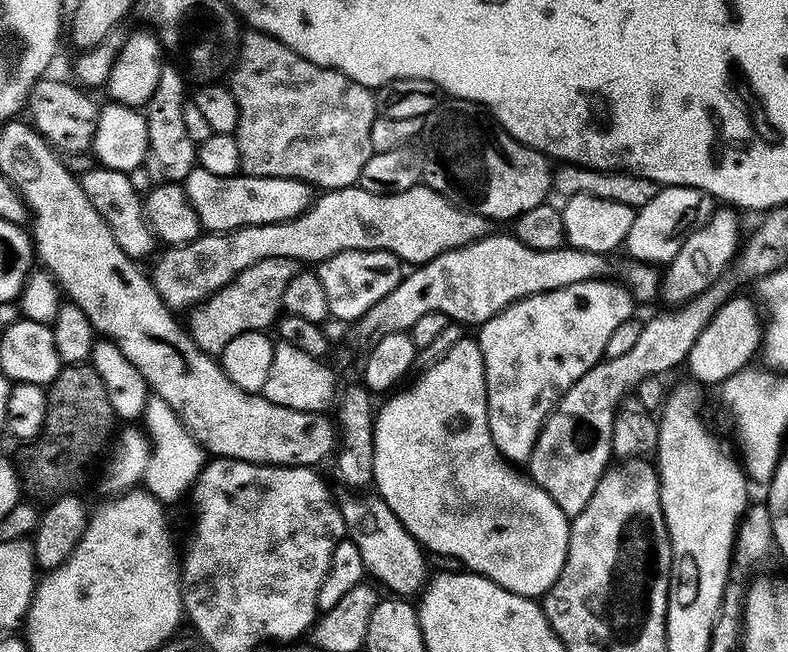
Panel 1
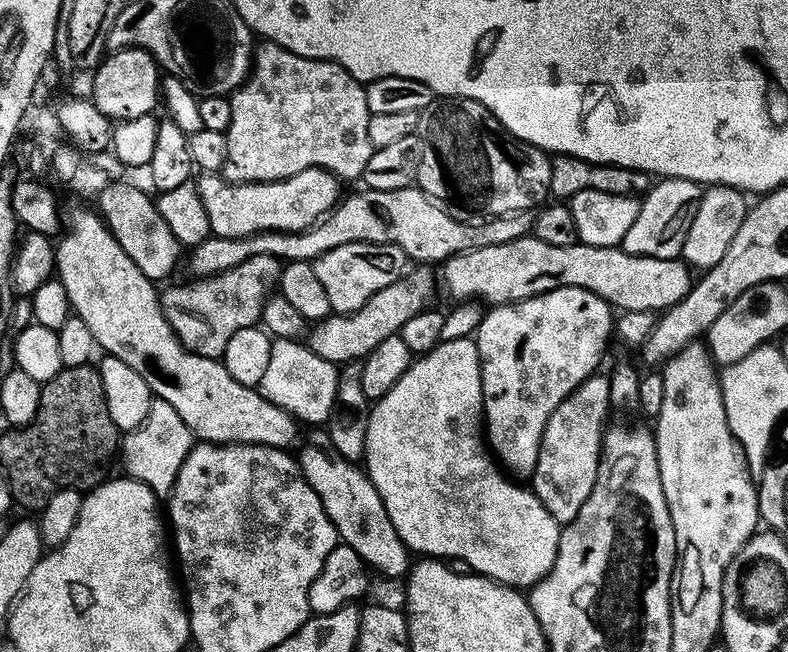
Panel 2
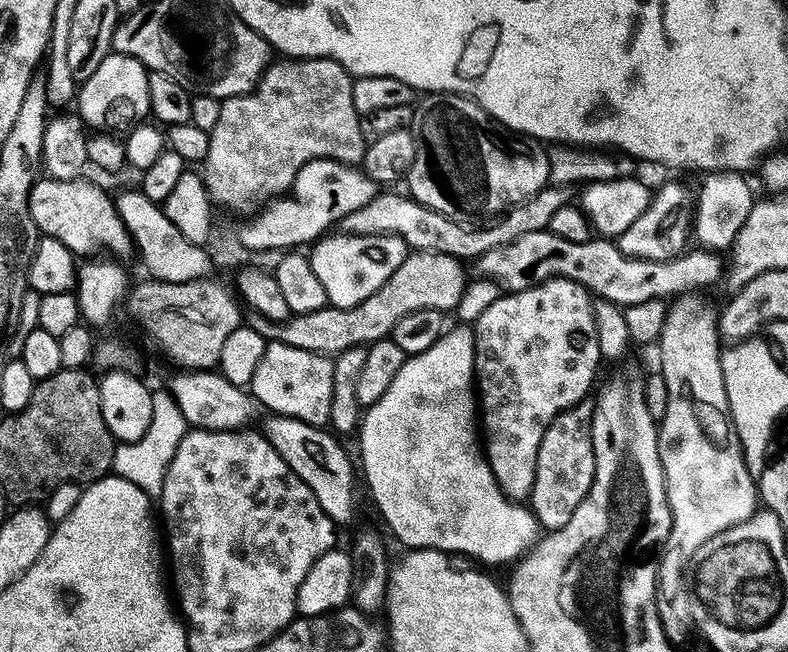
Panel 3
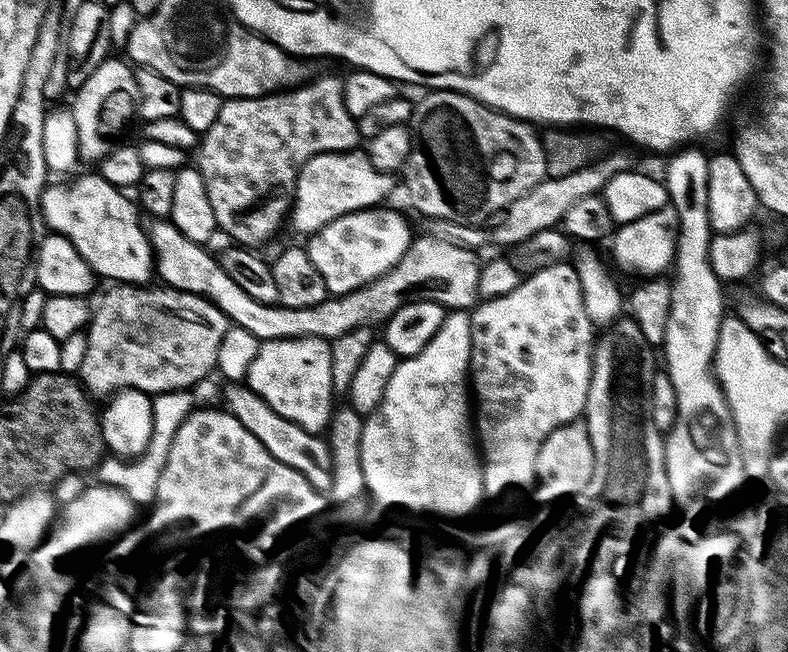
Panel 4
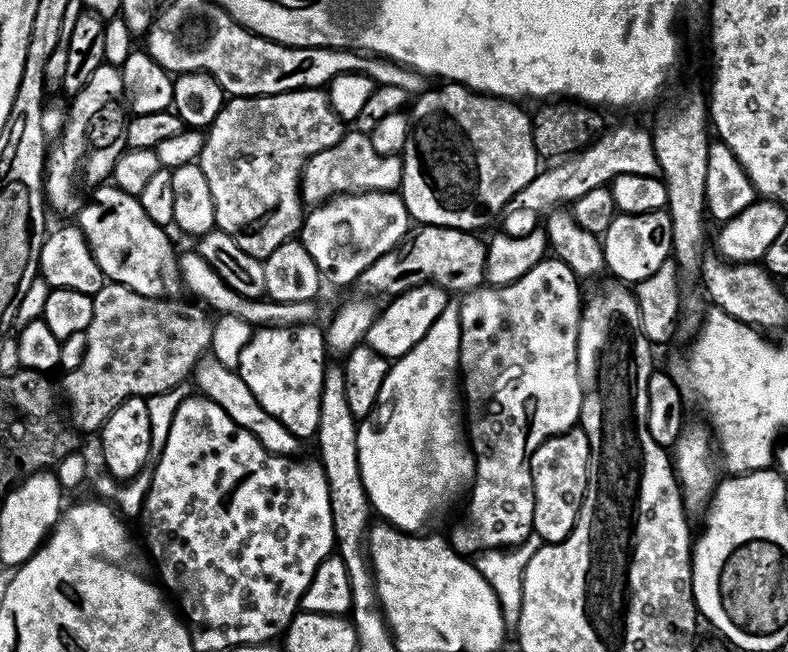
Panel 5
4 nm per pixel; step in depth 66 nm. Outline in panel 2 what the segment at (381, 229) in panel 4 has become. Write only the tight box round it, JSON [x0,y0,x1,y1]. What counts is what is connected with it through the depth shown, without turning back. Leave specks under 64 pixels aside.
[311,242,406,314]

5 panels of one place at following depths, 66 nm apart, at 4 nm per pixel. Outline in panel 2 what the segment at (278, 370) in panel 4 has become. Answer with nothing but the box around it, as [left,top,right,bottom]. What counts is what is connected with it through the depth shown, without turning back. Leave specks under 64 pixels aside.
[258,338,337,426]

